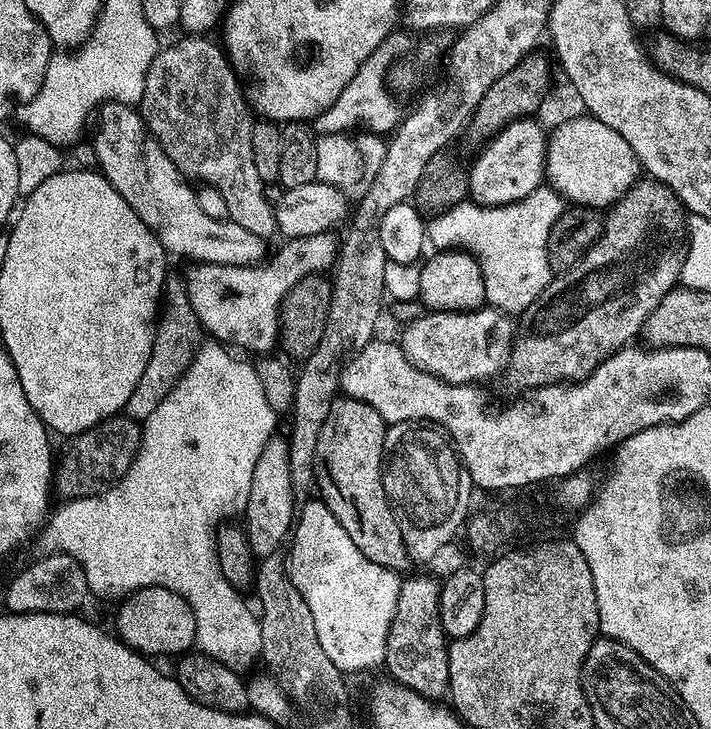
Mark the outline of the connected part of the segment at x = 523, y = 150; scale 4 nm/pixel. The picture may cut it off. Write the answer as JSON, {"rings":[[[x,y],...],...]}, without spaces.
{"rings":[[[536,118],[511,120],[483,145],[480,157],[467,169],[468,194],[473,204],[493,208],[526,198],[545,183],[544,154],[548,149],[546,128]]]}

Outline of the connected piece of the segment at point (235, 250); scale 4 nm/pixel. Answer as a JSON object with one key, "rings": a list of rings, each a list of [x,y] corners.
{"rings":[[[111,102],[99,109],[100,125],[96,128],[94,143],[98,152],[100,162],[99,171],[130,202],[130,210],[150,226],[150,230],[158,238],[158,242],[164,248],[165,253],[176,256],[189,256],[189,261],[201,264],[225,264],[226,266],[253,266],[259,265],[264,256],[265,241],[258,234],[250,234],[243,226],[238,226],[233,220],[219,220],[210,218],[198,207],[198,198],[195,191],[186,183],[185,177],[170,162],[166,150],[148,132],[139,111],[130,104],[113,104]]]}

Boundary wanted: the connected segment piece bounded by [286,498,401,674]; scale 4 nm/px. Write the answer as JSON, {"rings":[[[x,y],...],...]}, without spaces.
{"rings":[[[319,498],[309,499],[299,509],[290,533],[291,544],[292,557],[286,560],[288,574],[298,594],[306,598],[306,606],[310,606],[318,642],[330,662],[345,674],[381,667],[390,622],[398,606],[401,577],[393,569],[370,562]]]}

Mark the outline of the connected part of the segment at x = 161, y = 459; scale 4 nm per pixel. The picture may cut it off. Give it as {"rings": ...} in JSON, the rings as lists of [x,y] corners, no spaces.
{"rings":[[[220,342],[201,343],[197,347],[195,356],[190,361],[184,375],[180,377],[177,383],[170,389],[169,394],[157,406],[157,409],[150,414],[148,420],[143,421],[142,431],[140,434],[140,449],[136,451],[134,462],[126,470],[126,474],[121,480],[117,480],[110,488],[105,488],[97,496],[78,496],[64,502],[64,505],[51,513],[50,519],[43,525],[44,533],[41,534],[40,540],[44,543],[43,551],[48,554],[59,554],[74,558],[82,566],[86,574],[89,593],[95,596],[120,596],[127,598],[139,588],[149,588],[150,586],[162,586],[166,590],[174,590],[194,610],[194,622],[196,623],[196,643],[195,647],[203,655],[212,660],[222,662],[227,668],[245,670],[252,663],[261,659],[260,651],[262,650],[262,630],[257,613],[248,609],[248,604],[243,600],[241,593],[226,582],[226,578],[220,569],[220,563],[216,557],[216,536],[218,529],[231,516],[239,517],[243,513],[246,502],[250,498],[250,482],[254,478],[254,466],[258,462],[258,454],[266,446],[266,442],[277,431],[276,420],[278,414],[266,402],[266,394],[262,390],[262,382],[258,382],[258,374],[251,363],[247,364],[244,360],[239,360],[236,356],[231,356],[229,349]]]}

